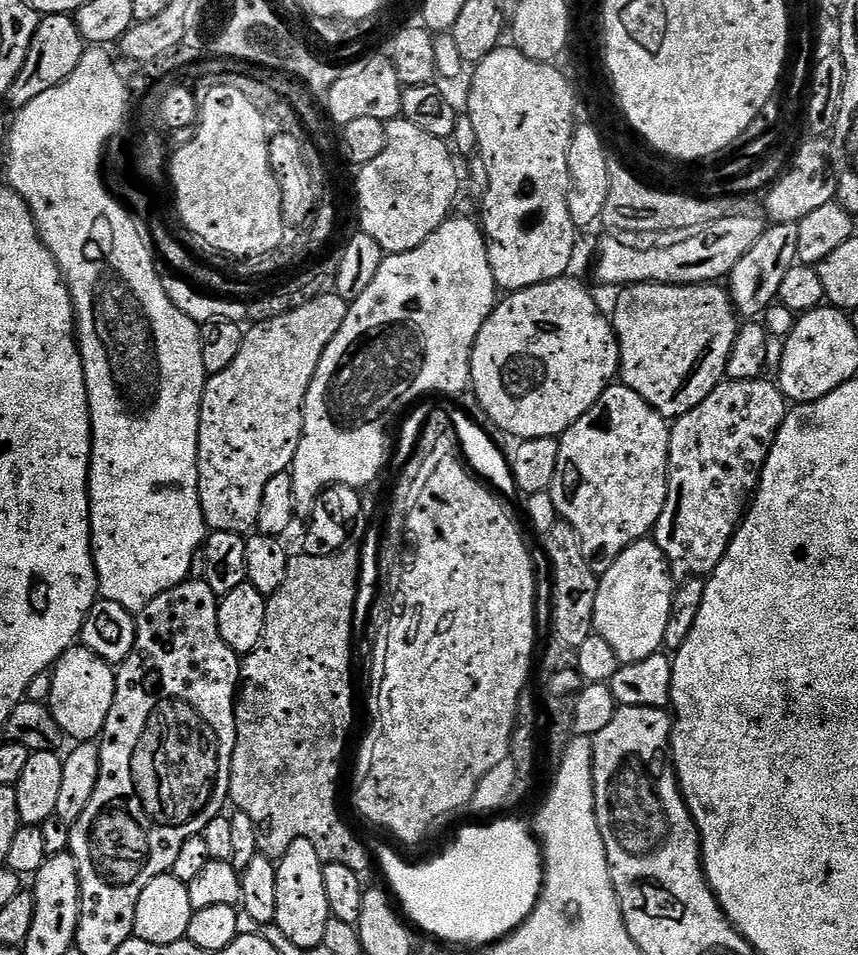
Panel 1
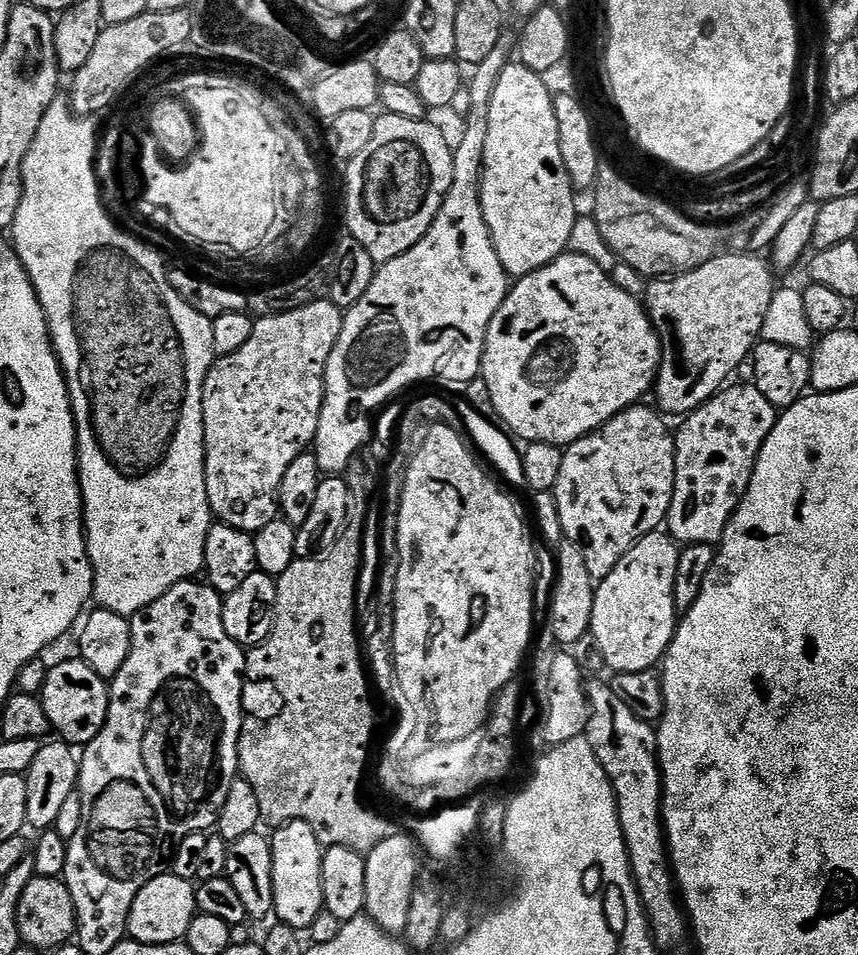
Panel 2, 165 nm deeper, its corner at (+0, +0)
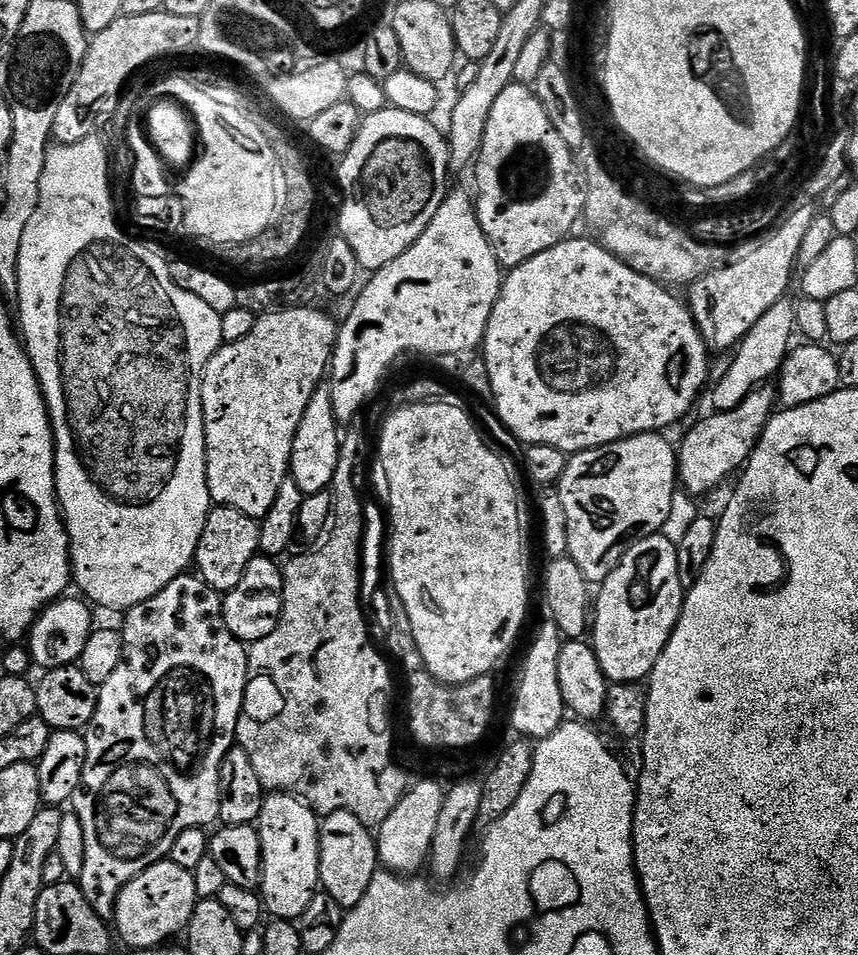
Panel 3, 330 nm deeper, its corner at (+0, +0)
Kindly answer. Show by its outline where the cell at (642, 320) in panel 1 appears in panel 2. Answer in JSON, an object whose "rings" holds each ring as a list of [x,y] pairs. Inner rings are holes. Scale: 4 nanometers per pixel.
{"rings":[[[728,250],[701,268],[649,283],[642,303],[660,333],[662,351],[654,397],[661,413],[687,416],[725,387],[743,364],[745,367],[760,340],[762,318],[778,287],[772,276],[774,269],[763,255]]]}

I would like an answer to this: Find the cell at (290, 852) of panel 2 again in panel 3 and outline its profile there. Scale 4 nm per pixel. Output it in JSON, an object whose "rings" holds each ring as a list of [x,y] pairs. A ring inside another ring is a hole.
{"rings":[[[272,794],[265,799],[258,821],[264,855],[262,899],[267,915],[299,921],[320,888],[320,820],[299,796]]]}

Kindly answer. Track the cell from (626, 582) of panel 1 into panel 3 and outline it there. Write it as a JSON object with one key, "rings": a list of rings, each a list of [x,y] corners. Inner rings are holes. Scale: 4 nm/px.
{"rings":[[[664,534],[647,536],[626,550],[622,562],[599,585],[594,596],[590,643],[605,680],[613,684],[635,684],[651,677],[652,668],[680,621],[685,595],[678,578],[676,545],[671,539],[668,541]]]}

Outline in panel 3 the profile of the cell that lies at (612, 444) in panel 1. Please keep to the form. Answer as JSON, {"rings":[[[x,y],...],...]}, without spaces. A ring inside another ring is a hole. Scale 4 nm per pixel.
{"rings":[[[643,432],[625,440],[619,440],[594,450],[575,453],[569,459],[562,474],[558,491],[562,498],[562,510],[566,510],[567,555],[578,562],[578,570],[586,574],[589,584],[599,586],[622,562],[626,550],[647,536],[655,536],[672,512],[672,499],[678,492],[678,452],[658,432]]]}

